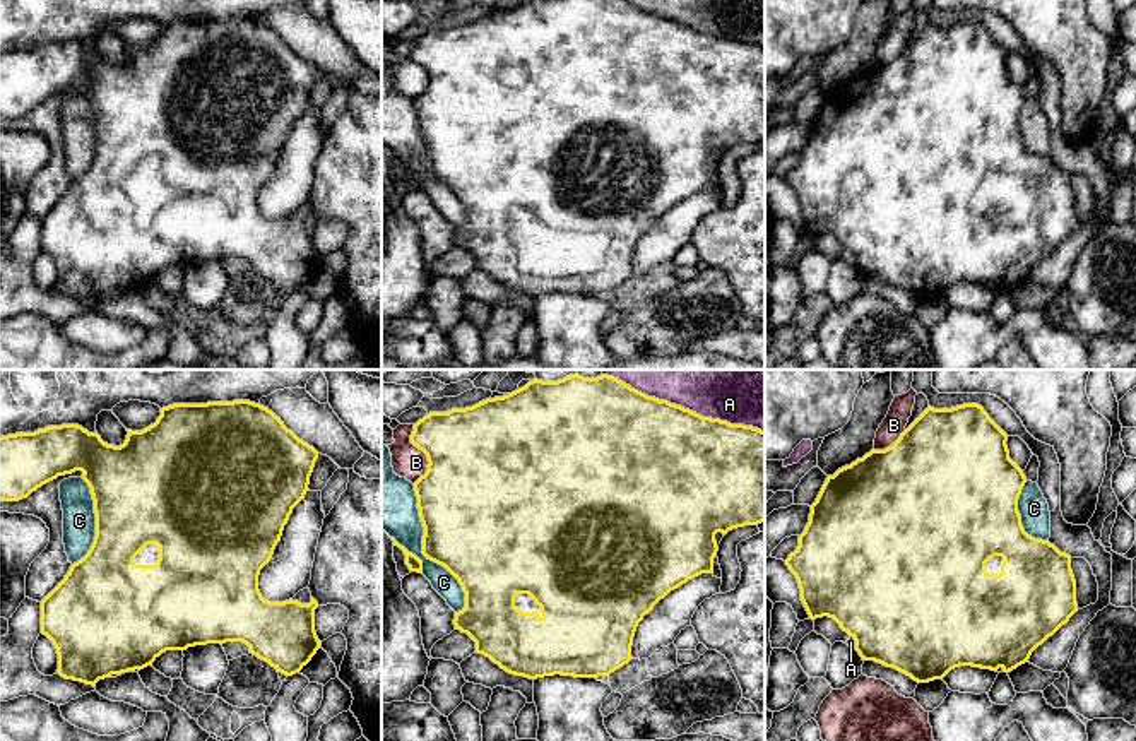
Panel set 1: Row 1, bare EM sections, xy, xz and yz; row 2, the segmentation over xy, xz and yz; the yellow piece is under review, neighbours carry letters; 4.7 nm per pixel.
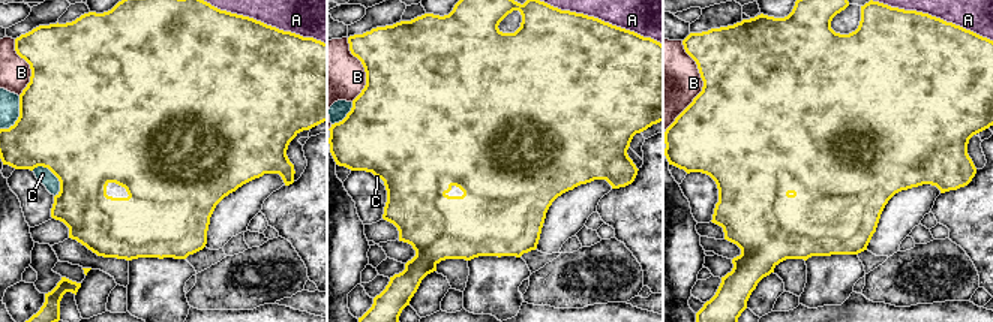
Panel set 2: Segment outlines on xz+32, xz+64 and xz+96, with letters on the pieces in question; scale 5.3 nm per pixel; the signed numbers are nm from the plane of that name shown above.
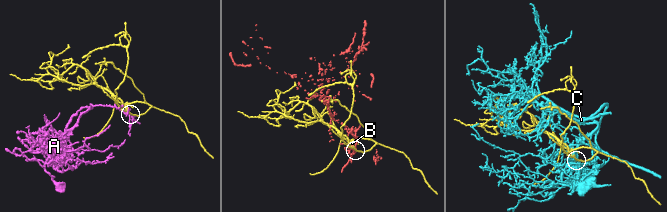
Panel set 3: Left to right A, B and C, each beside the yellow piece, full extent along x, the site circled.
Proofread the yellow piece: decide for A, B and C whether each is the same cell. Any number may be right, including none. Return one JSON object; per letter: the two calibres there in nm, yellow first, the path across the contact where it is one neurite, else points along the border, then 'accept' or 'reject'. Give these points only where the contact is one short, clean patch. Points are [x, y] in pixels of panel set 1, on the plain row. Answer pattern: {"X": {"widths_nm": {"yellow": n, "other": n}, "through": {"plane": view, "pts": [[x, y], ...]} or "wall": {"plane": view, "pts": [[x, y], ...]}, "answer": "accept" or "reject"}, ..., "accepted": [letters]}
{"A": {"widths_nm": {"yellow": 500, "other": 190}, "answer": "reject"}, "B": {"widths_nm": {"yellow": 460, "other": 160}, "answer": "reject"}, "C": {"widths_nm": {"yellow": 440, "other": 220}, "answer": "reject"}, "accepted": []}

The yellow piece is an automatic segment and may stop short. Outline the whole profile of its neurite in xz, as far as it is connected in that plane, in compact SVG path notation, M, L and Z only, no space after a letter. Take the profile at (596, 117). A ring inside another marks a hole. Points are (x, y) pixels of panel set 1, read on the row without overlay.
M527 0L525 3L472 24L429 29L414 41L411 60L428 74L428 87L414 99L424 144L423 171L445 183L465 209L465 224L455 229L455 246L476 258L476 269L510 291L599 294L628 281L638 240L671 207L688 197L713 190L719 168L715 151L765 139L765 48L703 34L689 26L648 14L626 0Z

